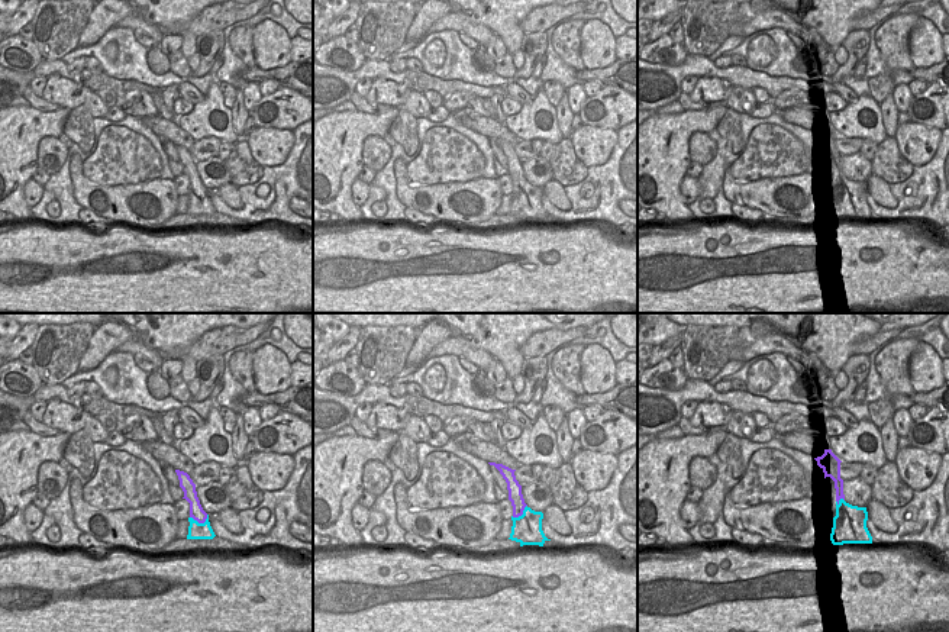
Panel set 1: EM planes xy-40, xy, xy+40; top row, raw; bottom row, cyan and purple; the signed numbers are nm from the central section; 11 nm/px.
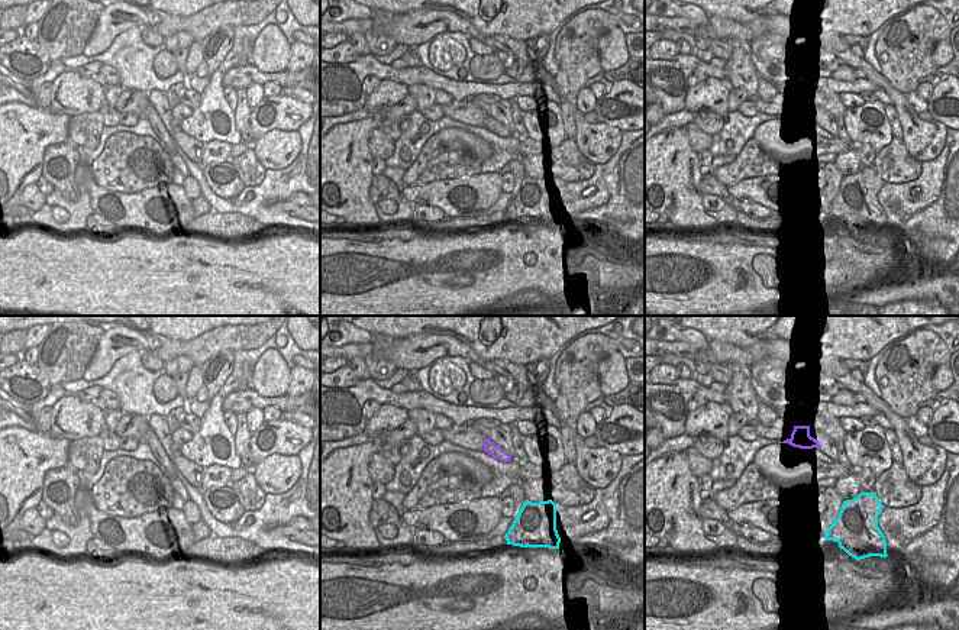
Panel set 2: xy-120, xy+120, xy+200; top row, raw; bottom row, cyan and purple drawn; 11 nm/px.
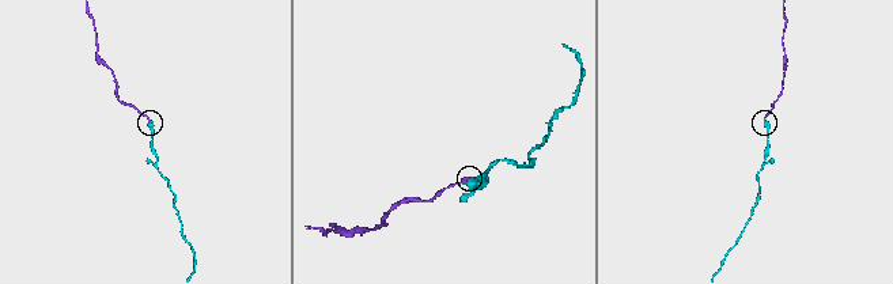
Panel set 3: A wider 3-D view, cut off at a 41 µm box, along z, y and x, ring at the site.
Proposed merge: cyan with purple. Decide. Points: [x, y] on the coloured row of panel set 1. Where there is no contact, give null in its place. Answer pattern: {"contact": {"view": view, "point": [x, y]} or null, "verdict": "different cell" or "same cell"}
{"contact": {"view": "xy-40", "point": [200, 524]}, "verdict": "same cell"}

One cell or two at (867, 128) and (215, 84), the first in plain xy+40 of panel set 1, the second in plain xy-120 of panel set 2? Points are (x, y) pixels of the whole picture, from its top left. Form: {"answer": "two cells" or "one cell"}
{"answer": "one cell"}

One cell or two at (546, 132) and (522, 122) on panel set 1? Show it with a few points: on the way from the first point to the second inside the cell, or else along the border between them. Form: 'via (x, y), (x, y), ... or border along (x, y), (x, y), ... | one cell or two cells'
via (541, 129), (528, 123) | one cell

